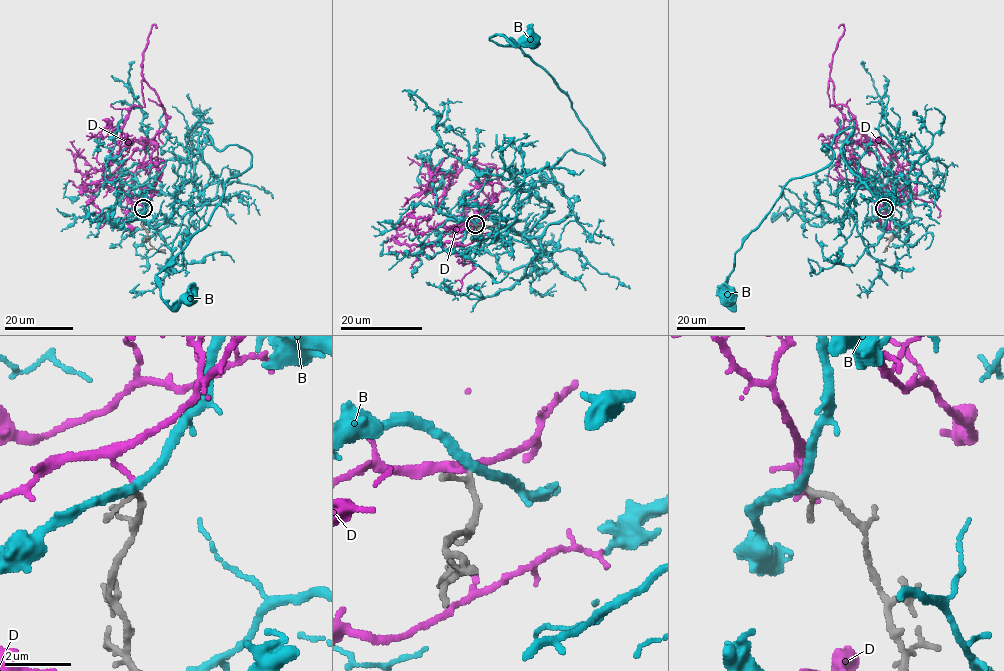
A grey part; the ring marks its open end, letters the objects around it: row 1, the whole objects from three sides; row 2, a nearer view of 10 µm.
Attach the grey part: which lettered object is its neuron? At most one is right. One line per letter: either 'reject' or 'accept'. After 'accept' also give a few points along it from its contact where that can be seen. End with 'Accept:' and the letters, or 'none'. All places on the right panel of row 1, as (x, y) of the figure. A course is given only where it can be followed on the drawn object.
B: reject
D: accept; course (885, 207), (847, 147), (861, 132), (831, 81), (836, 145), (855, 178), (828, 174)
Accept: D

